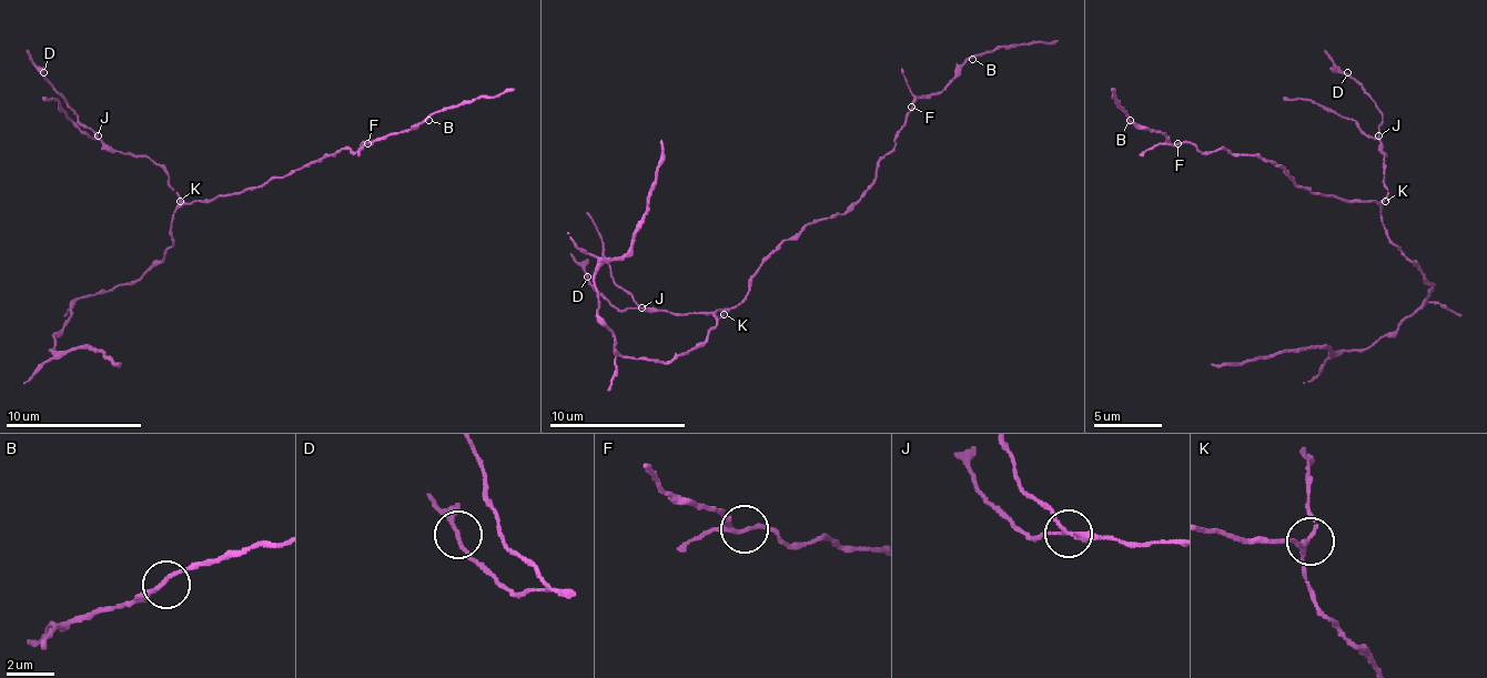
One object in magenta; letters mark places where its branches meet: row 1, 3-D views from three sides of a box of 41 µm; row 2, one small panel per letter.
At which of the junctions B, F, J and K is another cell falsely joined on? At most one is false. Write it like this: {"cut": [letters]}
{"cut": ["J"]}

